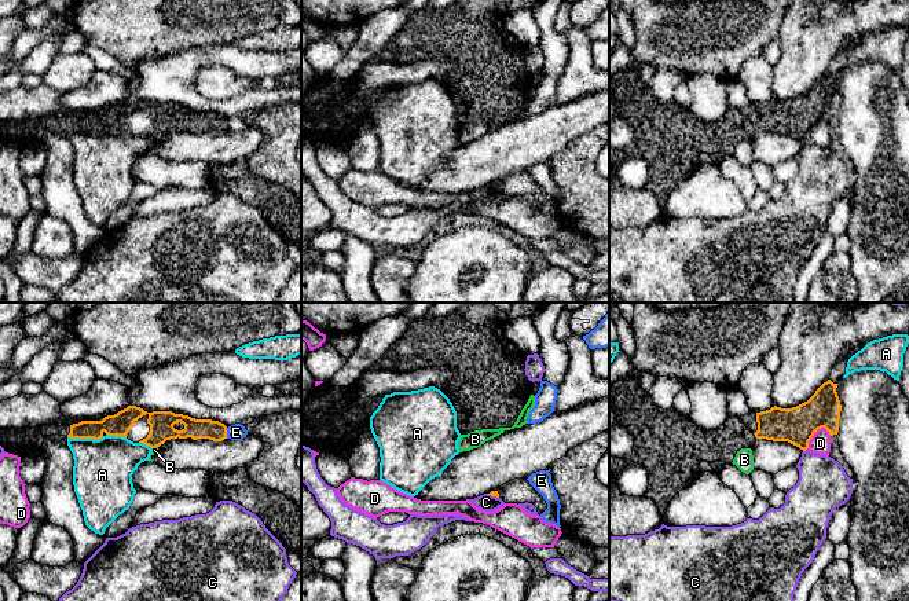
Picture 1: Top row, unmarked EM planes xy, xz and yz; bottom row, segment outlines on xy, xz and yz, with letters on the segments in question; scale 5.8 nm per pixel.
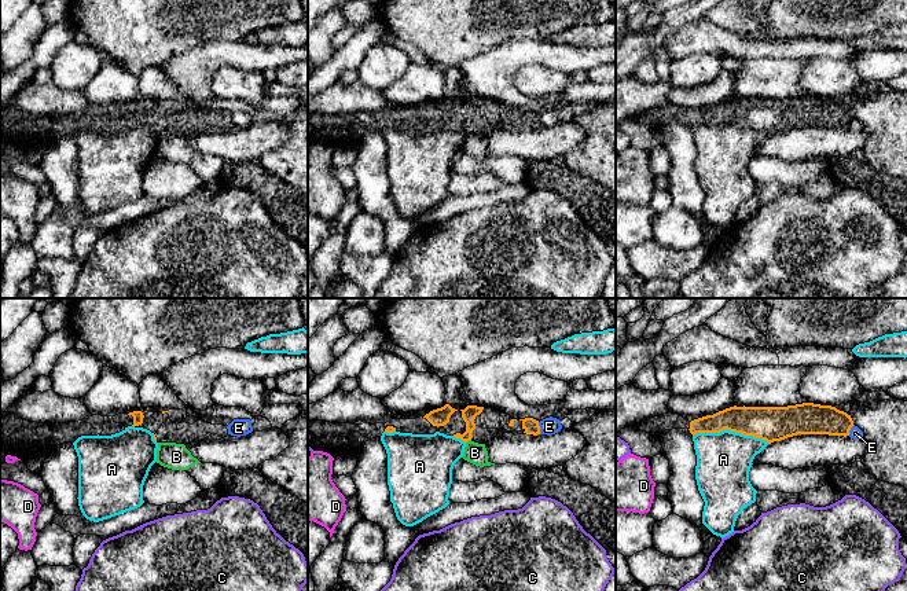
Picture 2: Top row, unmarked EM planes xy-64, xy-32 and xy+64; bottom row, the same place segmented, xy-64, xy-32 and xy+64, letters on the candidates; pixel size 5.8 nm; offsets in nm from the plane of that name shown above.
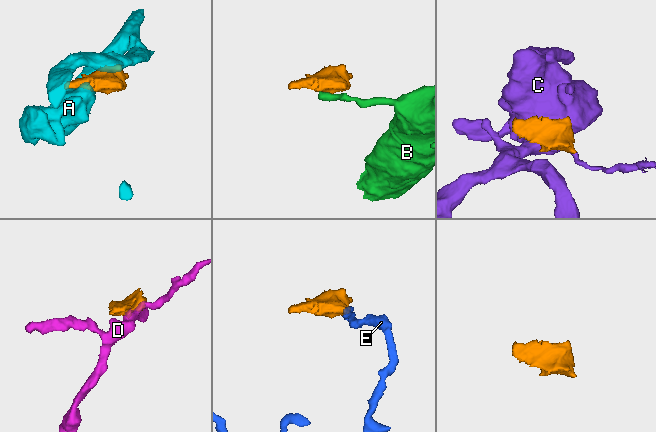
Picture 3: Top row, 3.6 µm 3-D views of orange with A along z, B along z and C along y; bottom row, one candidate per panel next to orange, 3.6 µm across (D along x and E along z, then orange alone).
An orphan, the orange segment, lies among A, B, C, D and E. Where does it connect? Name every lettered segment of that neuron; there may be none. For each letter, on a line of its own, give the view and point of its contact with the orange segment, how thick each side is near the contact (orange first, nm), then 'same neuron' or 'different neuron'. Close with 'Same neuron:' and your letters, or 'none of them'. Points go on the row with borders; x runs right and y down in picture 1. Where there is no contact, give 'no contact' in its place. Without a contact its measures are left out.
A: contact xy (85, 438); calibres 140 and 360 nm; different neuron
B: contact xy (154, 447); calibres 140 and 30 nm; different neuron
C: contact yz (805, 450); calibres 220 and 300 nm; different neuron
D: contact yz (814, 432); calibres 220 and 120 nm; different neuron
E: contact xy (226, 433); calibres 120 and 100 nm; different neuron
Same neuron: none of them

